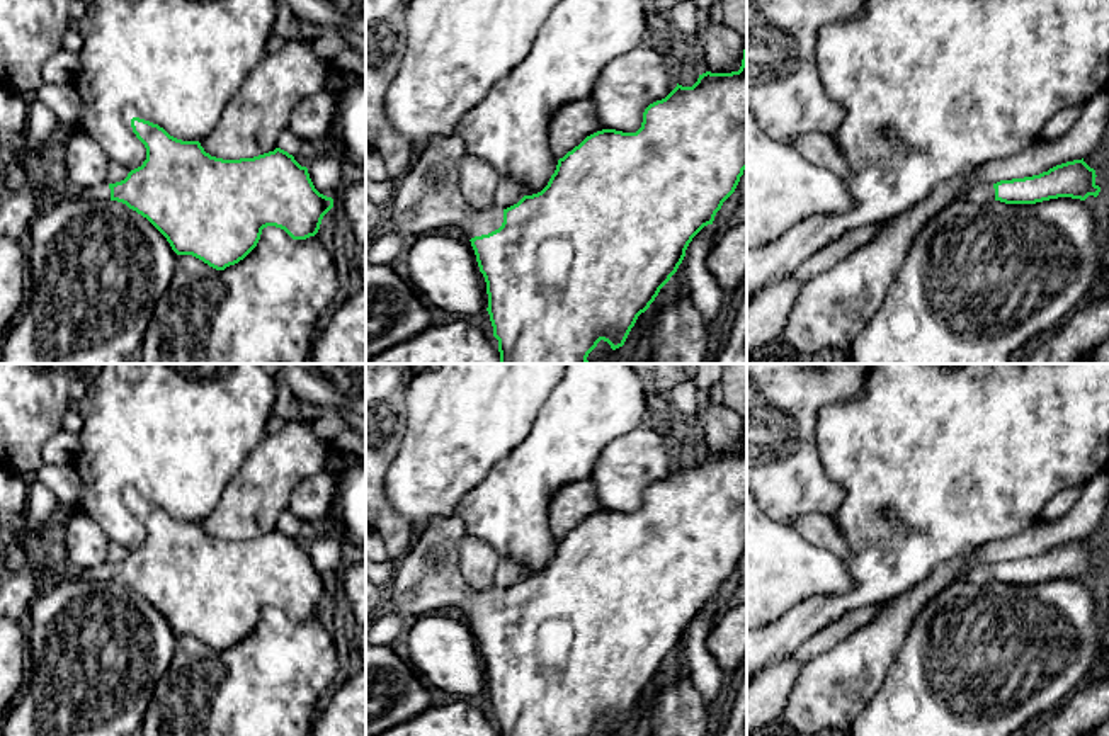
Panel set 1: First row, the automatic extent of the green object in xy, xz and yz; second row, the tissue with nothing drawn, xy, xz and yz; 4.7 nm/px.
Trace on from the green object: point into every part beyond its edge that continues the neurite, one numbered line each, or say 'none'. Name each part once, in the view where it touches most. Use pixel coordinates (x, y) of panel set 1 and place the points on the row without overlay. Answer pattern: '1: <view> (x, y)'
1: xz (427, 580)

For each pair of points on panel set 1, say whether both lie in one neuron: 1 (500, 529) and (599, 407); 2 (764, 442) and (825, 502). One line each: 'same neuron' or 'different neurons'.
1: same neuron
2: same neuron

